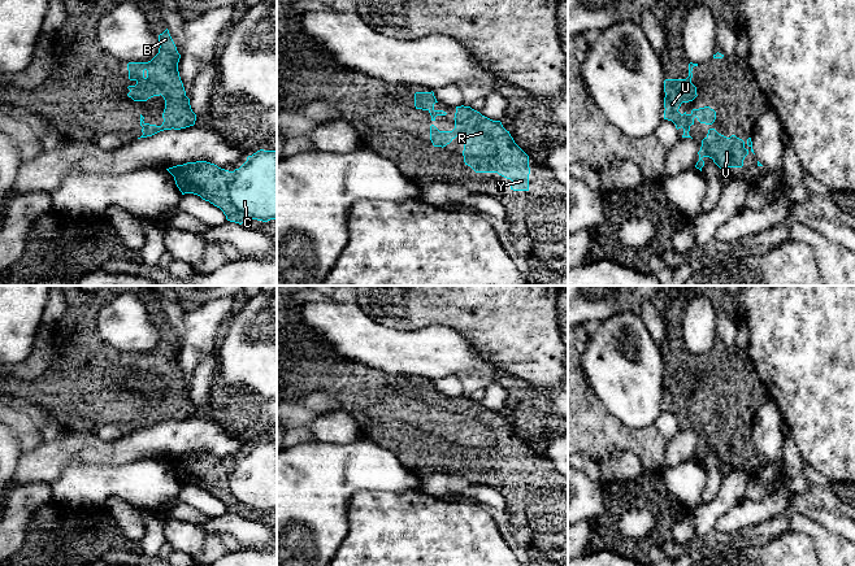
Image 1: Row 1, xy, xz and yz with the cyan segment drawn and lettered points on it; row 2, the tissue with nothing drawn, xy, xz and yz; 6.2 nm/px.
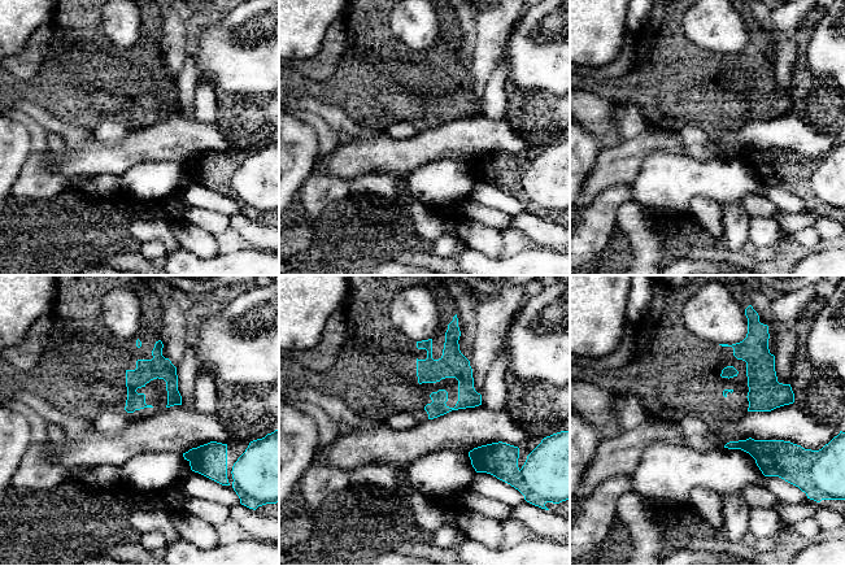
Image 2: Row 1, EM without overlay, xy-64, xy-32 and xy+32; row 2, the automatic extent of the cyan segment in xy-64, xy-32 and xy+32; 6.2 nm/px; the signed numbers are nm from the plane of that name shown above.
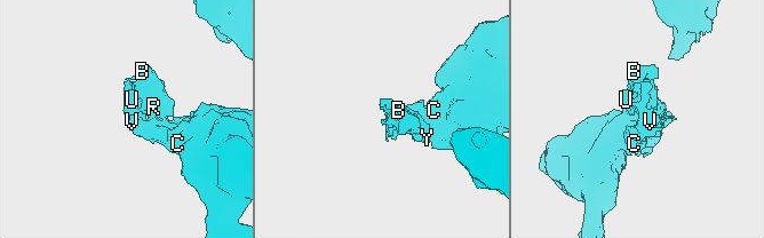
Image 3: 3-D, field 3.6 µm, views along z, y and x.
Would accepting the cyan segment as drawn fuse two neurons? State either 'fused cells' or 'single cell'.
single cell

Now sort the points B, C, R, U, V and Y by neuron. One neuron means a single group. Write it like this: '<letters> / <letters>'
B C R U V Y

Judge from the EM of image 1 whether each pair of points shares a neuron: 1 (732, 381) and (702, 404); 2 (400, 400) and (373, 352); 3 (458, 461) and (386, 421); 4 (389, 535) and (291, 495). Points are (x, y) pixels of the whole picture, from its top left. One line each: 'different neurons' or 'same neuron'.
1: same neuron
2: different neurons
3: same neuron
4: different neurons

